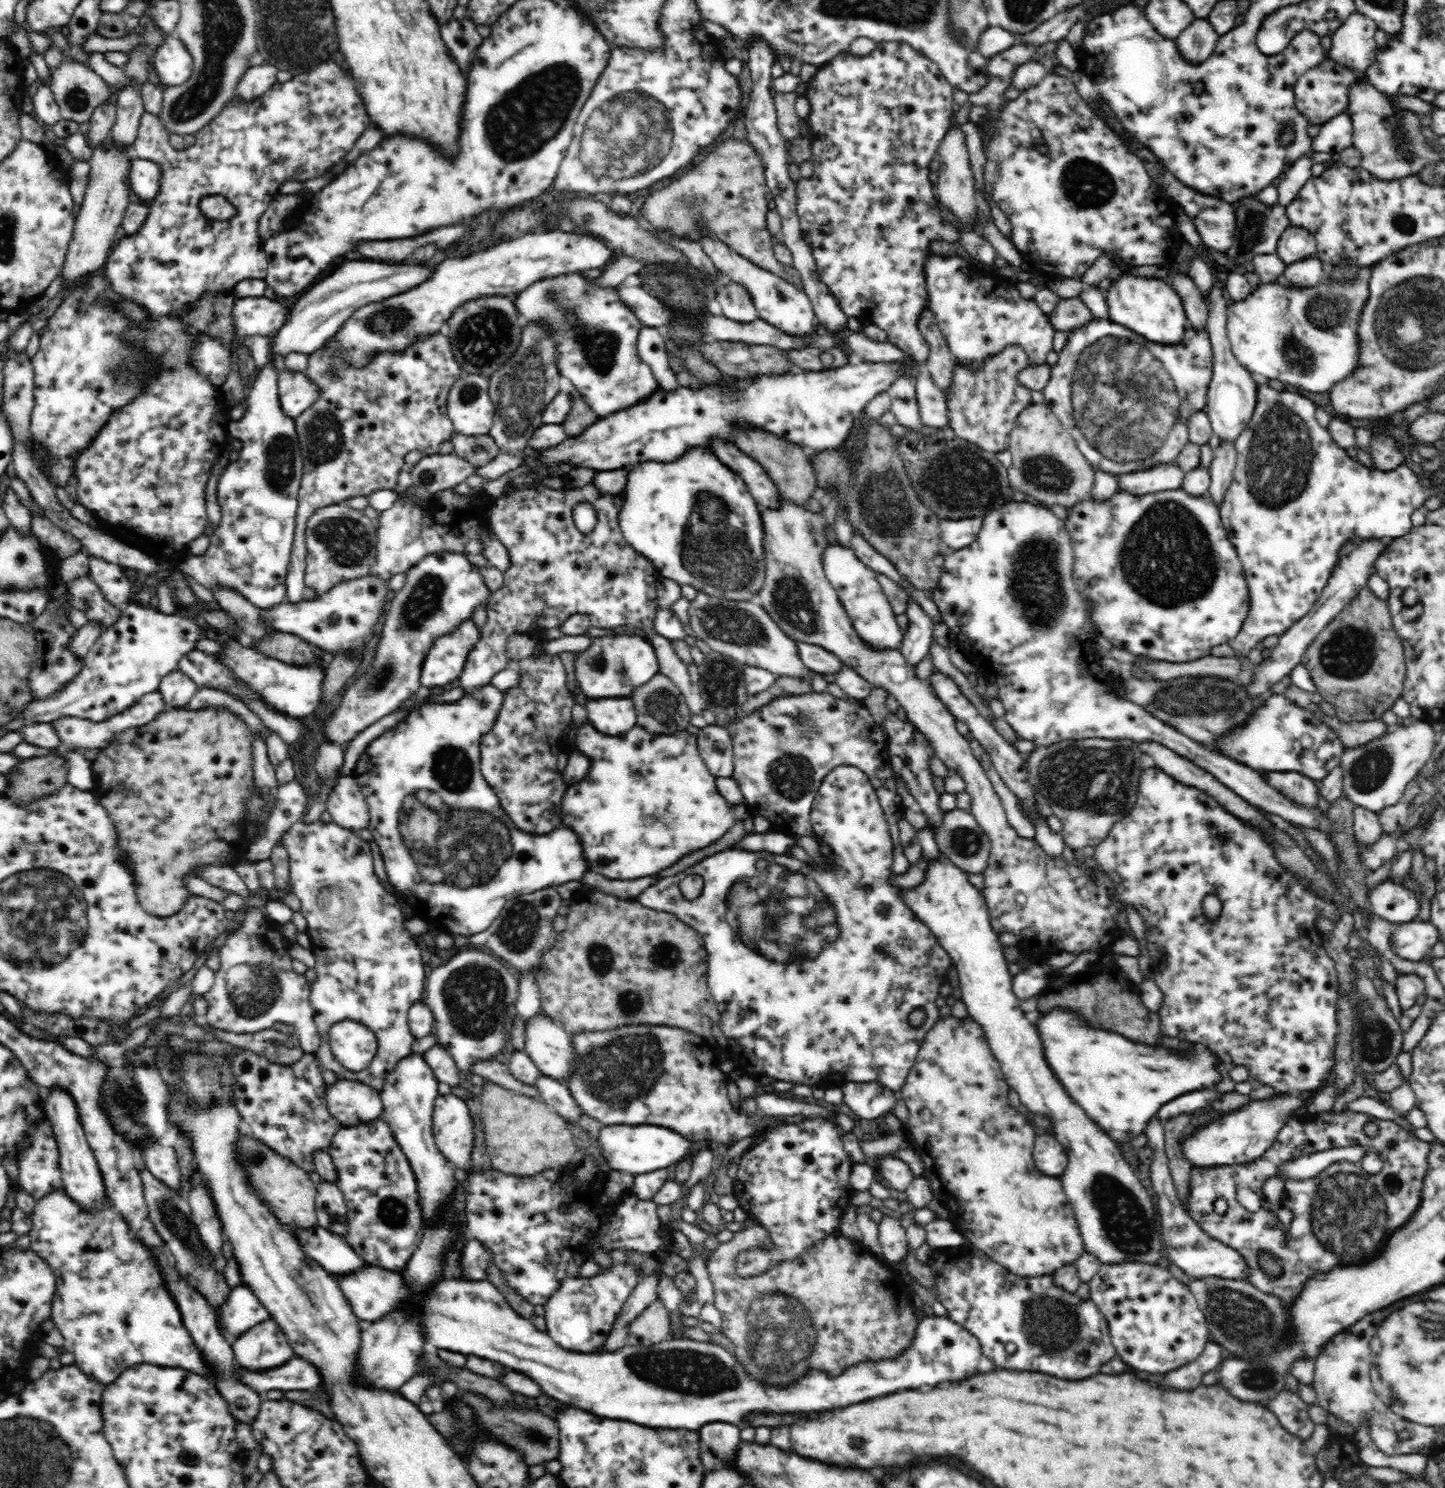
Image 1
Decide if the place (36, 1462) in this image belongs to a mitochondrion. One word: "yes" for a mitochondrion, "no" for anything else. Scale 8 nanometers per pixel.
yes

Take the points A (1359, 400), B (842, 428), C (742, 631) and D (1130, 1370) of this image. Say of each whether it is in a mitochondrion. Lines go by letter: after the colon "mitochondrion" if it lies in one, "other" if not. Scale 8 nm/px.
A: other
B: other
C: mitochondrion
D: other

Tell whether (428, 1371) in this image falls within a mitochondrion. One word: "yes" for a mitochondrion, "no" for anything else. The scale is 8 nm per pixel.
no

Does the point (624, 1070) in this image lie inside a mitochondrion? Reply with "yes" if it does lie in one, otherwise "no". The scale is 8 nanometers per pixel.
yes

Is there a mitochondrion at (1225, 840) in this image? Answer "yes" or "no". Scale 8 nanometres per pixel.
yes

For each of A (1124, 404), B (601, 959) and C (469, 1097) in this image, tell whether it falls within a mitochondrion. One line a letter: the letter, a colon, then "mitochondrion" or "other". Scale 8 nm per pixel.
A: mitochondrion
B: mitochondrion
C: other

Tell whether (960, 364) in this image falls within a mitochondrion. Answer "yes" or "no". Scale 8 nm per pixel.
no

